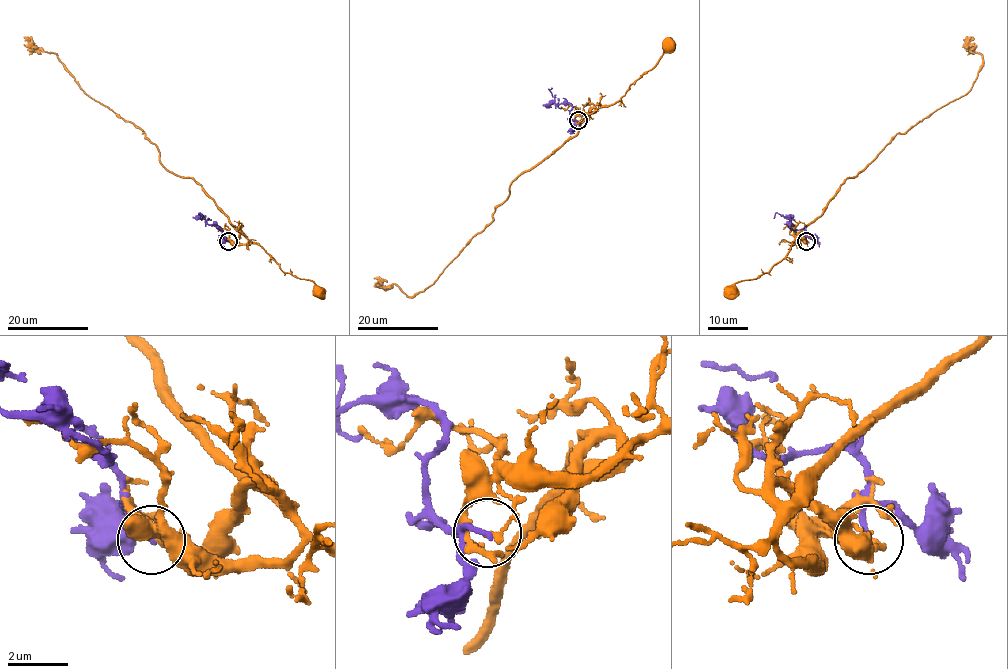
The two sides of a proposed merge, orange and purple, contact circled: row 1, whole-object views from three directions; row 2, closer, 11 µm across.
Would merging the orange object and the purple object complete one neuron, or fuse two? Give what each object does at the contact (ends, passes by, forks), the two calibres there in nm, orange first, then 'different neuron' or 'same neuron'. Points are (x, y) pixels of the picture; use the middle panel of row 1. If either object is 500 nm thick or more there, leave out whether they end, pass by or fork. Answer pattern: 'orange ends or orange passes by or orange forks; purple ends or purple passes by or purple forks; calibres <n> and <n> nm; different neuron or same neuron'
orange passes by; purple ends; calibres 120 and 180 nm; different neuron

